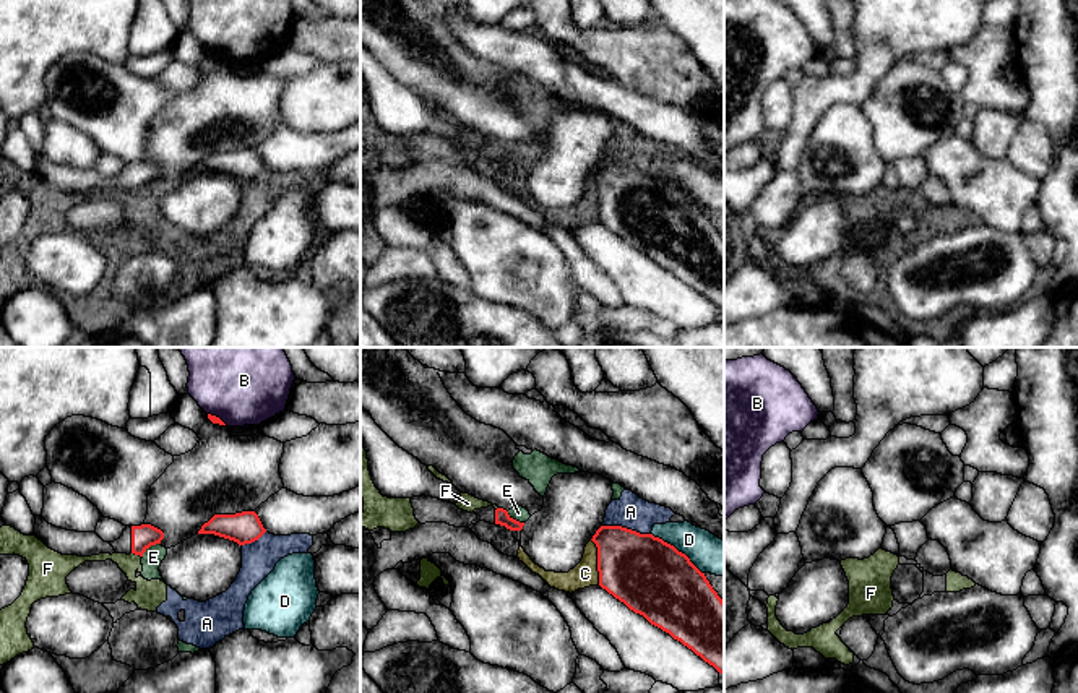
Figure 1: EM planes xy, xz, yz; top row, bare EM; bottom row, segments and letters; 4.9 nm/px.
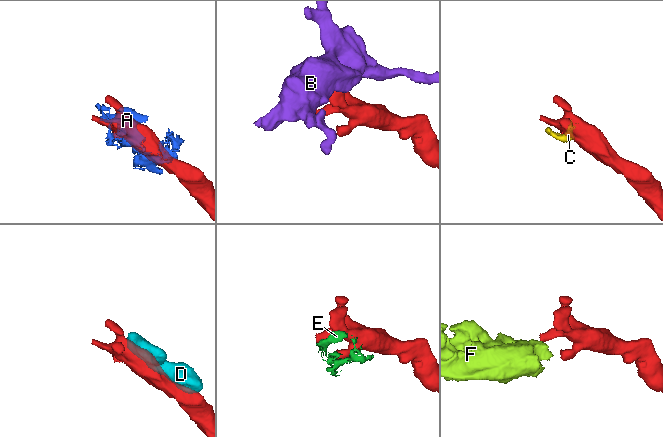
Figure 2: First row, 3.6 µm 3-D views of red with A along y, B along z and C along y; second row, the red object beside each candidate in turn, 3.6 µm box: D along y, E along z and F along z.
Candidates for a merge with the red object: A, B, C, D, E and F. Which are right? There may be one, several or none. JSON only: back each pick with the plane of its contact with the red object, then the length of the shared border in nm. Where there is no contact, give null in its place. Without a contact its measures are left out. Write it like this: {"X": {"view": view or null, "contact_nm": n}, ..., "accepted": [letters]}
{"accepted": []}

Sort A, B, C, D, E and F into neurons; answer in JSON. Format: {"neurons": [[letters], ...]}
{"neurons": [["A", "C", "D", "E", "F"], ["B"]]}

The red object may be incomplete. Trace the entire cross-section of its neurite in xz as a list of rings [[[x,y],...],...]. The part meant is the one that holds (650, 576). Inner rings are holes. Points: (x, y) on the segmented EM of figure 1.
[[[601,526],[591,540],[597,547],[599,586],[724,674],[724,600],[705,573],[685,553],[653,534]]]

